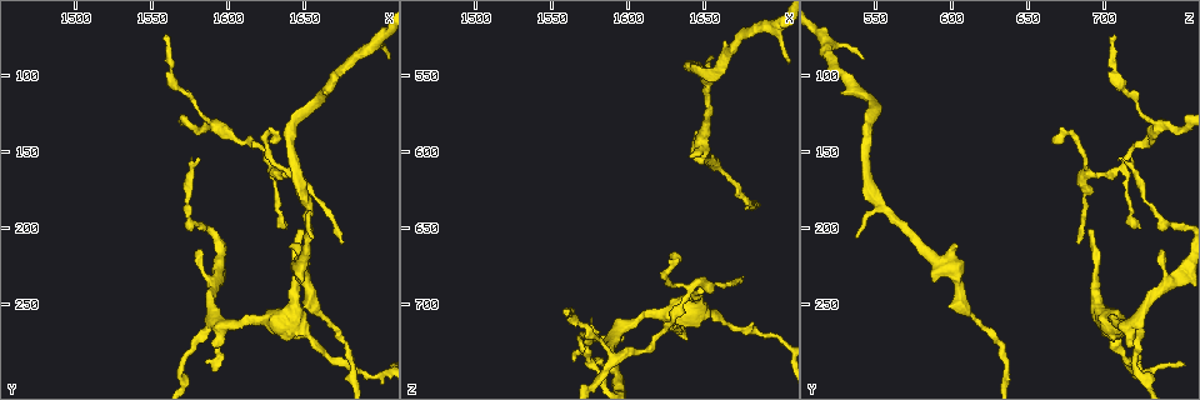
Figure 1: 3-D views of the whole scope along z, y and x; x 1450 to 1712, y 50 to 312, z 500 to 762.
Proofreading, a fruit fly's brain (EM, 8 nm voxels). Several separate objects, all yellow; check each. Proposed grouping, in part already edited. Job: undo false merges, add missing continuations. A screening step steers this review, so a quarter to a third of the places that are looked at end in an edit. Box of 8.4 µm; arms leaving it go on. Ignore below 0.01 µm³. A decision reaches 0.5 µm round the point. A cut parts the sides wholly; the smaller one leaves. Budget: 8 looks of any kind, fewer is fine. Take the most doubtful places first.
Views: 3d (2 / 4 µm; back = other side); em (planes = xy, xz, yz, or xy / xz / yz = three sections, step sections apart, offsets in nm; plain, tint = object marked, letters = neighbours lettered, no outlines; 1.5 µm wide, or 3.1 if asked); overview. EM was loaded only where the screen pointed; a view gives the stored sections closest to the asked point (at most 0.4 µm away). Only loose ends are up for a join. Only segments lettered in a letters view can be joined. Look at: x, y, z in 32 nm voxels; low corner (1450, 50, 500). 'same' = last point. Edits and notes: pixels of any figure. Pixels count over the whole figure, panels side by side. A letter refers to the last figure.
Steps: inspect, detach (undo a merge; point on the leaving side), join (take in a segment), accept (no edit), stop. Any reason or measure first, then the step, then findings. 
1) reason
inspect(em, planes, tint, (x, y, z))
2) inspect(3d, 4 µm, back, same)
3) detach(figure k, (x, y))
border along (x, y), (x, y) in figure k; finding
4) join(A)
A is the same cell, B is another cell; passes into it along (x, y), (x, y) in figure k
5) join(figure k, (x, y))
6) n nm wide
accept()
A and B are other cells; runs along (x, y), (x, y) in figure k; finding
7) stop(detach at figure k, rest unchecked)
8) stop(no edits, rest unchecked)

an open end
inspect(em, planes, letters, (1582, 212, 738))

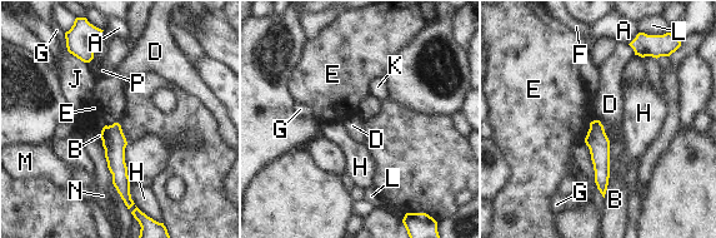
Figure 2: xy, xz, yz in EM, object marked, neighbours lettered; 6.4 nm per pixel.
accept()
A, B, D, E, F, G, H, J, K, L, M, N and P are other cells; border along (118, 122), (105, 125) in figure 2; no lettered segment goes on from it

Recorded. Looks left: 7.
sharp bend
inspect(3d, 2 µm, (1622, 142, 680))

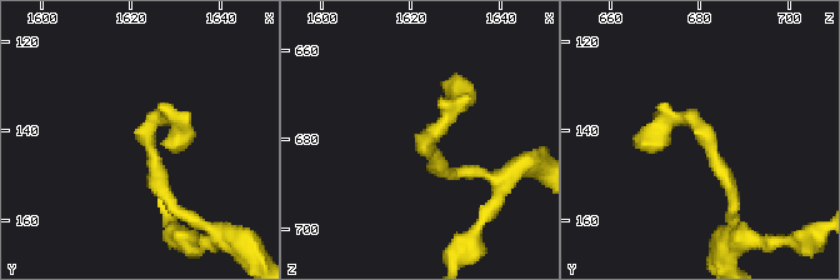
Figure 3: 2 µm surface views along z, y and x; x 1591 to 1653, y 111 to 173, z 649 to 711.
now the EM
inspect(em, xy, step 4, letters, (1623, 141, 681))

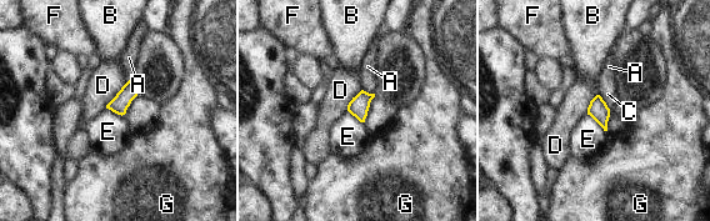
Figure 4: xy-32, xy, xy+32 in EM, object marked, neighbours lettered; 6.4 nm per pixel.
120 nm wide; D touches over 240 nm
accept()
A, B, C, D, E, F and G are other cells; one neuron here

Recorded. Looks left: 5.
tapers out
inspect(em, xy, step 4, tint, (1638, 200, 722))

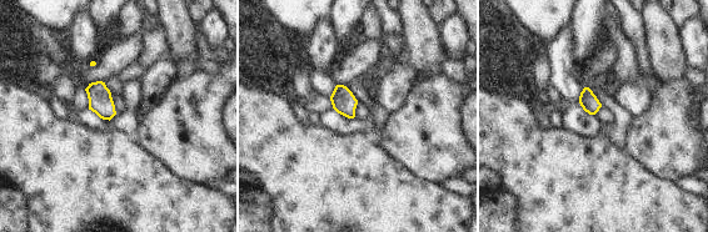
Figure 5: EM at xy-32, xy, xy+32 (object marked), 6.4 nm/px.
inspect(em, planes, letters, same)

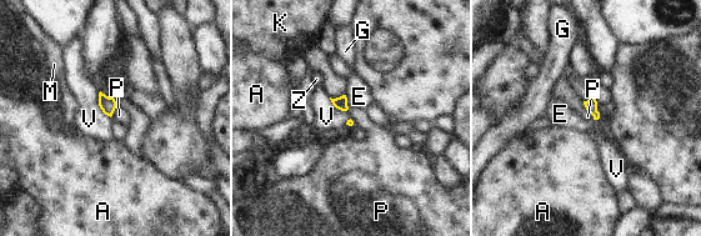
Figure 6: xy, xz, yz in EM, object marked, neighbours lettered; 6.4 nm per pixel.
accept()
A, E, G, K, M, P, V and Z are other cells; no lettered segment goes on from it

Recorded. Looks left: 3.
stop(no edits, rest unchecked)

